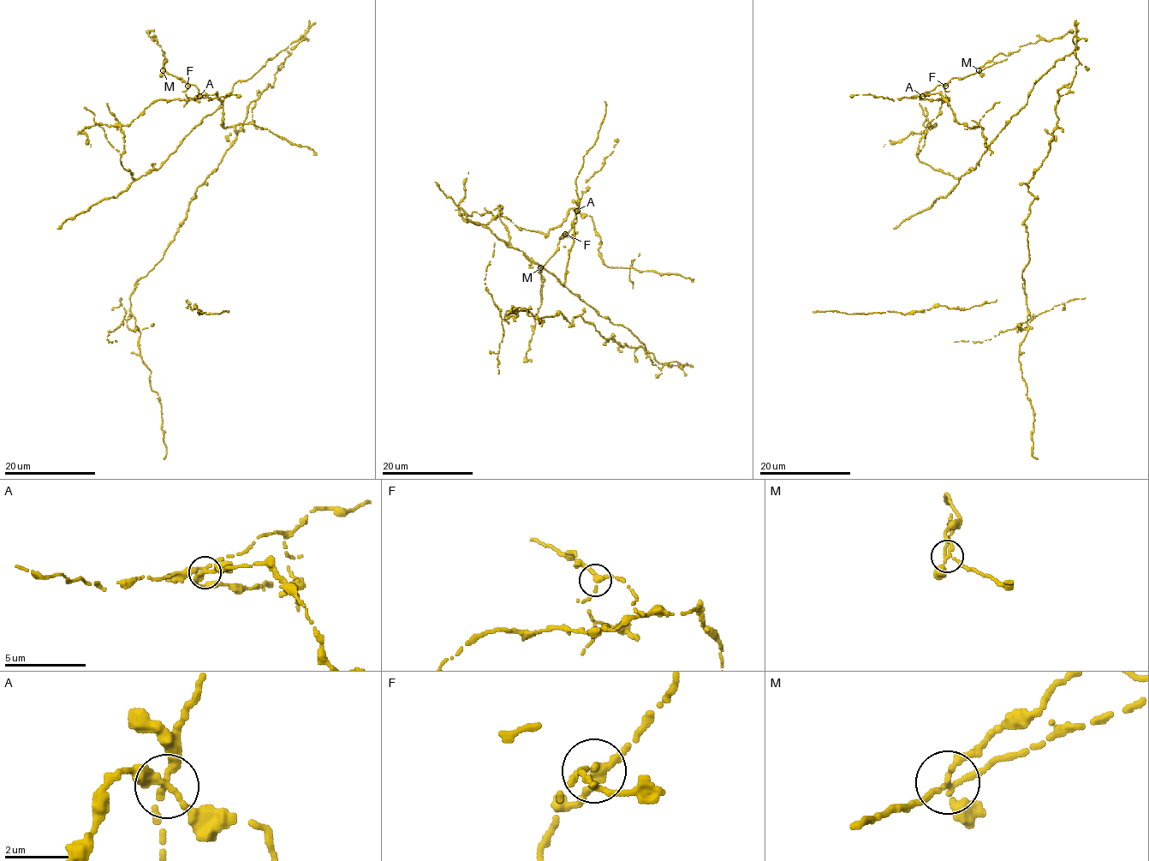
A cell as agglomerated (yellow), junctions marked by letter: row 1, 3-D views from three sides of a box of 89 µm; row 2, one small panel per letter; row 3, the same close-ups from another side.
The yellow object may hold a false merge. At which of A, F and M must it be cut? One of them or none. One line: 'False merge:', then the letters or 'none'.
False merge: A

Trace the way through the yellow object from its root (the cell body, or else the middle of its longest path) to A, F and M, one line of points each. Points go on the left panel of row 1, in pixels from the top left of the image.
A: (288, 56), (281, 50), (237, 81), (157, 169), (134, 179), (121, 164), (121, 127), (157, 100), (199, 96)
F: (288, 56), (237, 81), (134, 179), (121, 127), (157, 100), (195, 98), (187, 86)
M: (288, 56), (237, 81), (134, 179), (121, 127), (157, 100), (199, 95), (163, 71)

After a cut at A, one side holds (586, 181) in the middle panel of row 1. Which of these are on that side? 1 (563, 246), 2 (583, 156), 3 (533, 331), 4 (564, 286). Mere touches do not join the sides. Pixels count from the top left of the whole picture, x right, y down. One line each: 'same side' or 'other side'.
1: other side
2: other side
3: same side
4: other side

